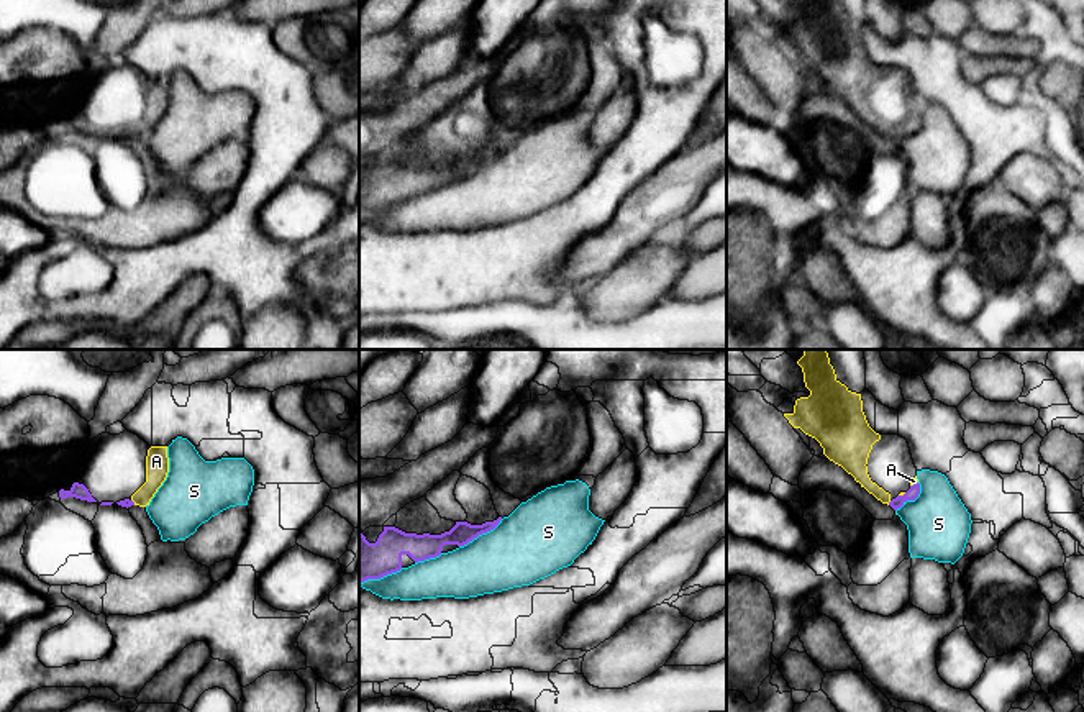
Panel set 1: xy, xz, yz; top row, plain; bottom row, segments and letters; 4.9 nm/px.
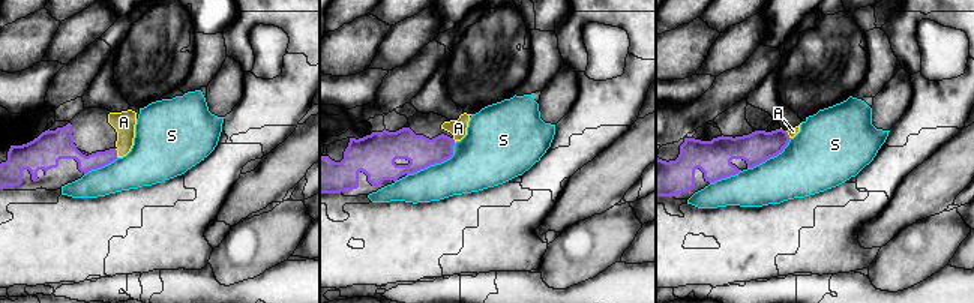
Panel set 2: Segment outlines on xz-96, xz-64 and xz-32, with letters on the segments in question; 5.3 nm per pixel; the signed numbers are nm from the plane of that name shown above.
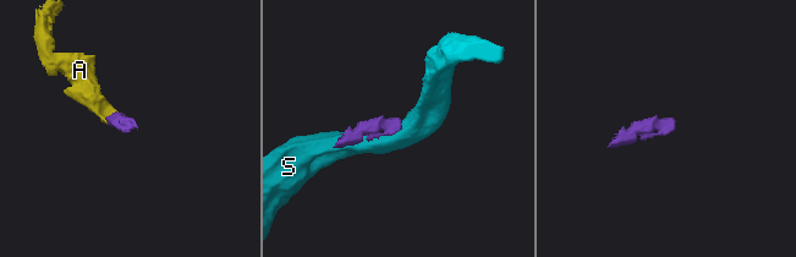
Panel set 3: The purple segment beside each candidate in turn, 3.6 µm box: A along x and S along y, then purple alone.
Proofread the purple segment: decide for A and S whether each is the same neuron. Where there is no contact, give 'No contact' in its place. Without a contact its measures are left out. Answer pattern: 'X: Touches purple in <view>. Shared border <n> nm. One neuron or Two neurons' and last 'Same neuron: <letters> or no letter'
A: Touches purple in yz. Shared border 30 nm. One neuron
S: Touches purple in xz. Shared border 260 nm. Two neurons
Same neuron: A

